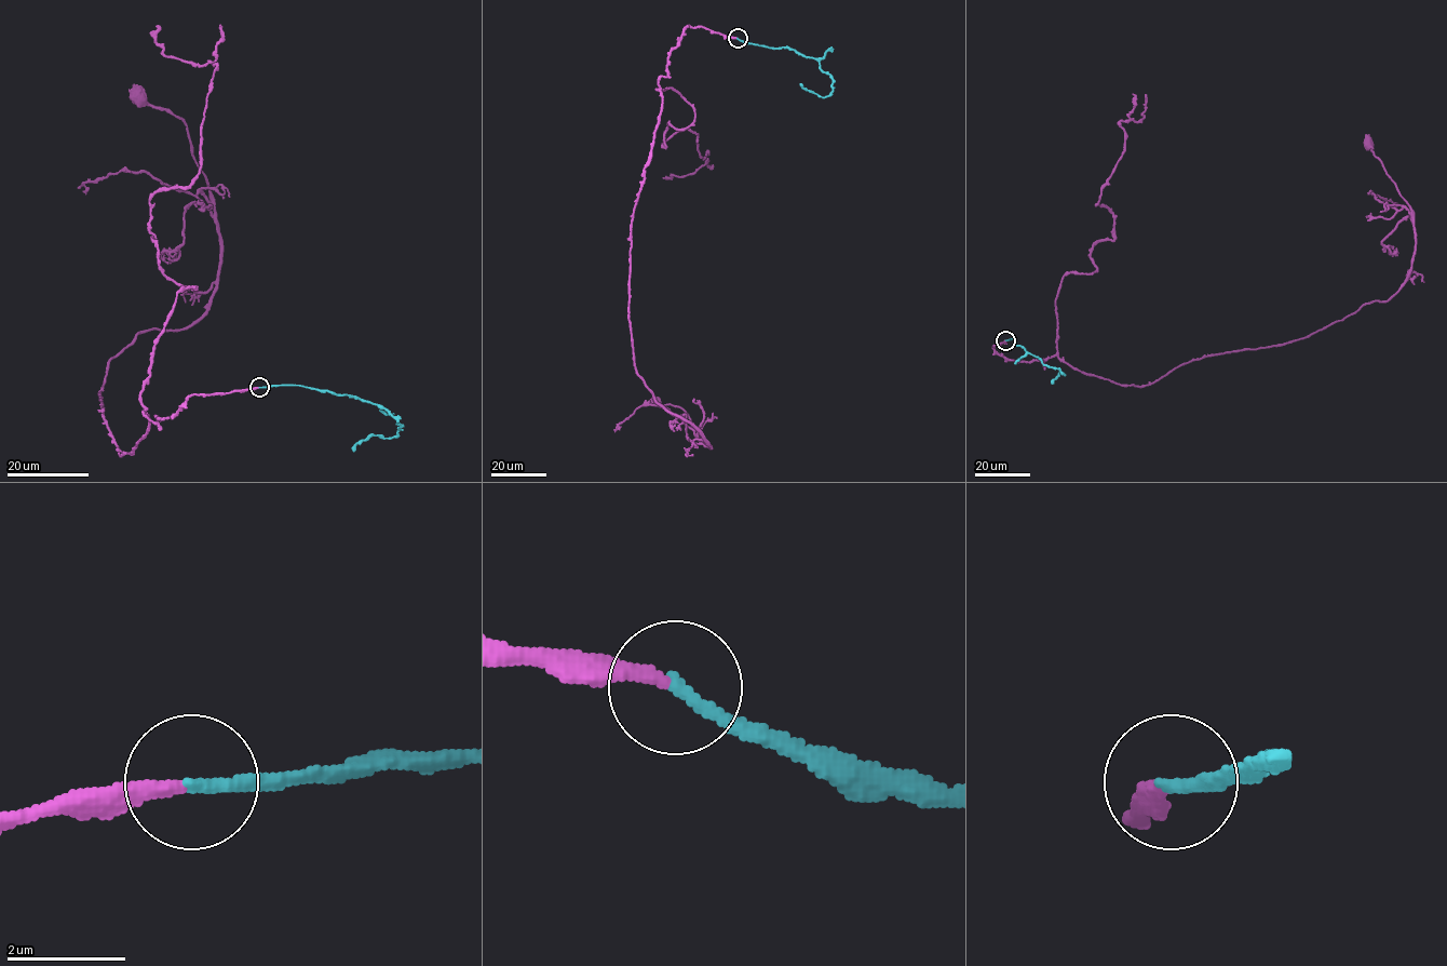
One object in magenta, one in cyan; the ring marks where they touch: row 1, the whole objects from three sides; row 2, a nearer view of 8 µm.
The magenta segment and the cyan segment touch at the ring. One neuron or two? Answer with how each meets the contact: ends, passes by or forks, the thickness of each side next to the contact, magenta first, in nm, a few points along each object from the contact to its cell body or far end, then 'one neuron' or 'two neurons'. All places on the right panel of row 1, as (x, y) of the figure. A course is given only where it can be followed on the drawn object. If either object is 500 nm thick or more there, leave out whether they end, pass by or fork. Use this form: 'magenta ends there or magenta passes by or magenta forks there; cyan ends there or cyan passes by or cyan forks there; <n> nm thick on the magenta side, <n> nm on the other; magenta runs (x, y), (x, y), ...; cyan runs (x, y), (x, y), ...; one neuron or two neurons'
magenta ends there; cyan ends there; 240 nm thick on the magenta side, 240 nm on the other; magenta runs (1005, 340), (992, 348), (1009, 360), (1056, 354), (1145, 386), (1390, 299), (1410, 268), (1412, 214), (1368, 146); cyan runs (1005, 340), (1013, 338), (1044, 364), (1064, 374), (1060, 373), (1052, 384); one neuron

